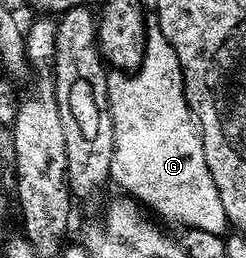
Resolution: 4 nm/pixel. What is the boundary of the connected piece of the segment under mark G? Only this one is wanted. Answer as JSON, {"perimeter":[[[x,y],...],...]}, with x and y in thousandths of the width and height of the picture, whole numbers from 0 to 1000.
{"perimeter":[[[602,101],[598,202],[581,213],[569,260],[545,283],[455,271],[439,287],[435,314],[439,407],[467,504],[467,601],[451,640],[447,705],[504,725],[516,736],[504,744],[520,760],[545,764],[602,806],[614,798],[663,845],[732,864],[732,884],[817,888],[833,903],[919,915],[931,868],[915,795],[898,795],[866,671],[850,671],[850,640],[833,624],[825,527],[744,357],[744,271],[703,174],[687,174],[671,128],[654,128],[646,101]]]}

